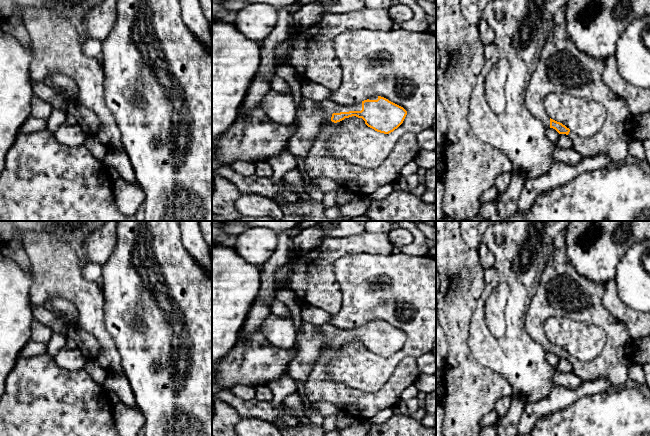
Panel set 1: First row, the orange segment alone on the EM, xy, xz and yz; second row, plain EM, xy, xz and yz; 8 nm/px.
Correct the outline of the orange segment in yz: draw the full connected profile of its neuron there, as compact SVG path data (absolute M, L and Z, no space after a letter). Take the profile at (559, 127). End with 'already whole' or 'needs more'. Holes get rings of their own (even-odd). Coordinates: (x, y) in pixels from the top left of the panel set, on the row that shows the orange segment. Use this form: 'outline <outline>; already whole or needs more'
outline M565 6L560 8L554 19L554 27L542 53L536 71L530 79L525 97L529 112L540 120L545 128L553 128L559 134L566 134L573 143L573 149L582 156L595 156L605 153L612 165L624 163L629 155L628 143L633 137L633 120L624 99L612 92L603 82L602 74L605 60L590 57L580 51L566 31ZM554 92L563 92L572 96L587 98L601 103L606 110L606 120L601 129L590 137L580 136L572 129L551 119L544 107L546 96Z; needs more

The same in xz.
outline M381 96L355 105L338 105L331 100L317 103L326 115L326 121L305 159L305 174L311 179L325 177L356 194L370 196L381 185L396 182L401 176L401 169L420 151L416 134L410 132L398 139L388 157L375 169L364 169L336 158L331 154L328 143L336 132L337 122L356 116L375 131L389 134L403 123L407 111Z; needs more

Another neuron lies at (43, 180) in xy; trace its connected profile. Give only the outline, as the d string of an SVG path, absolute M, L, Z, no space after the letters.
M47 128L29 134L19 132L7 153L5 167L0 174L0 221L137 221L135 215L127 216L117 210L113 185L114 182L108 174L108 167L104 162L98 161L84 145L79 147L63 145Z

